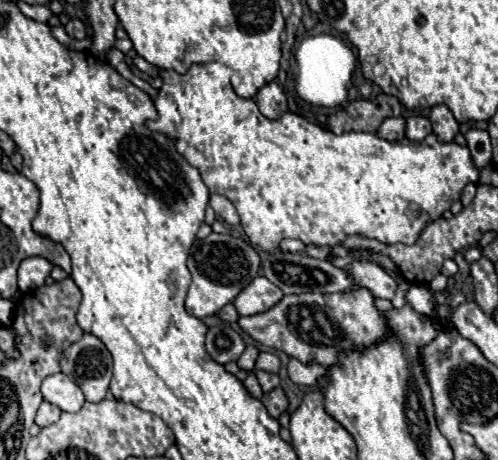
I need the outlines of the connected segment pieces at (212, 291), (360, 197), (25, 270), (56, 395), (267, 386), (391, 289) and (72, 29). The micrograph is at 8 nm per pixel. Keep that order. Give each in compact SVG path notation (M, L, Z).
M210 233L206 239L194 241L188 255L188 269L192 273L192 283L186 295L186 311L202 319L218 313L226 303L234 301L248 283L252 283L252 279L260 273L260 255L248 241L240 237L230 233Z
M208 63L208 65L192 65L188 69L188 73L184 75L178 75L176 71L164 71L162 73L164 77L164 83L160 87L160 93L158 97L154 99L154 105L158 109L158 119L152 121L152 131L160 131L164 135L170 135L176 139L176 149L178 153L192 165L200 171L204 183L208 185L210 193L220 193L224 197L228 197L238 215L240 215L240 225L244 229L244 233L248 235L250 243L256 245L258 249L264 249L264 251L272 251L278 247L278 243L284 239L284 237L292 237L292 239L300 239L304 241L306 245L316 245L316 247L336 247L340 243L344 243L344 239L348 235L362 235L362 237L368 237L368 239L376 239L380 243L386 243L386 245L394 245L394 243L404 243L404 245L412 245L418 241L418 237L422 235L424 227L442 217L442 213L446 209L450 209L450 205L454 201L460 201L460 195L462 195L462 189L468 185L468 183L478 183L480 179L480 169L474 165L472 161L472 155L470 155L470 149L464 147L464 145L458 145L458 143L440 143L436 139L434 133L430 133L428 137L424 137L422 141L410 141L410 139L402 139L398 143L390 143L386 139L380 139L376 133L364 133L364 131L350 131L350 133L342 133L342 135L334 135L332 131L324 131L320 129L318 125L310 123L308 119L288 111L284 113L280 119L276 121L270 121L266 119L260 111L258 111L258 105L254 103L254 99L242 99L234 93L232 85L230 85L230 71L228 67L224 67L222 63Z
M28 257L18 267L18 287L22 293L34 291L36 287L44 285L46 277L52 271L52 263L44 257Z
M64 373L48 375L42 383L42 395L48 403L70 413L80 411L86 401L80 387L74 381L70 381Z
M254 369L254 375L258 377L258 381L260 381L260 385L262 385L262 389L268 393L268 391L272 391L274 387L278 387L280 385L280 377L276 375L276 373L268 373L268 371L260 371L260 369Z
M352 263L348 267L348 271L352 271L352 275L354 275L354 279L356 279L356 283L360 287L370 289L376 297L392 301L392 297L396 295L398 281L394 277L390 277L380 265L374 265L374 263Z
M80 19L70 21L70 23L66 25L66 33L68 33L70 37L74 37L74 39L84 39L84 37L88 37L88 33L86 33L86 25L84 25Z

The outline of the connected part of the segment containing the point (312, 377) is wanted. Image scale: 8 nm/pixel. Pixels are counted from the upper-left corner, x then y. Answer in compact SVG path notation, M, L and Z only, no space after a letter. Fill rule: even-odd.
M290 359L288 363L288 377L298 385L310 385L316 387L322 379L328 377L328 369L324 369L318 363L302 365L298 359Z

